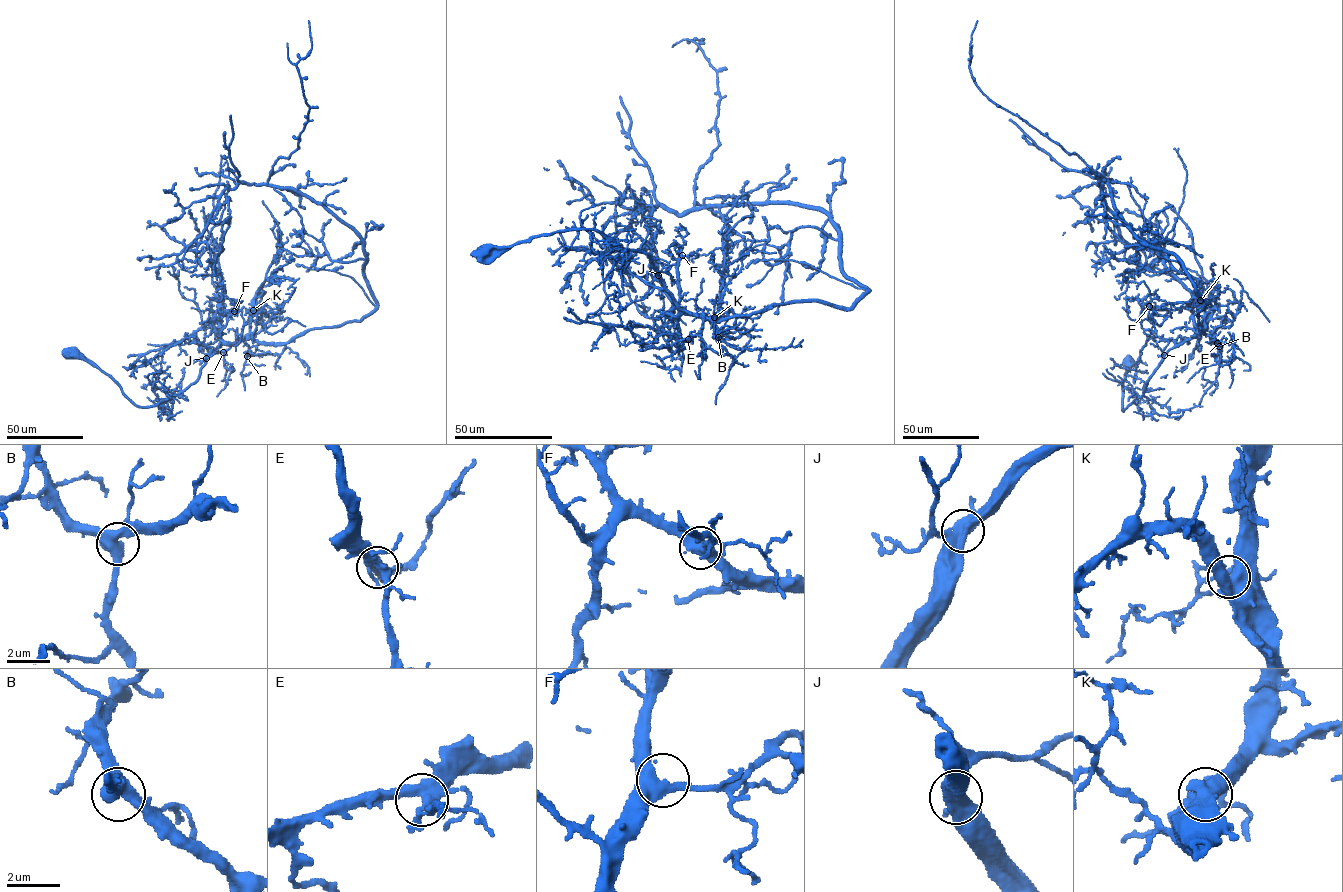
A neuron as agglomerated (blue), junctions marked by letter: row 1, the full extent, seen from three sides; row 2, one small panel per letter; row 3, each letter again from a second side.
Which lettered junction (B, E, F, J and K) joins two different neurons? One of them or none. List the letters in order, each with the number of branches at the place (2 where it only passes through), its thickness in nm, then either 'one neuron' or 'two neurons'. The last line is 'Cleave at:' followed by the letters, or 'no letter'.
B: branches 3; calibre 460 nm; one neuron
E: branches 4; calibre 380 nm; one neuron
F: branches 3; calibre 440 nm; one neuron
J: branches 4; calibre 550 nm; one neuron
K: branches 3; calibre 550 nm; one neuron
Cleave at: no letter

